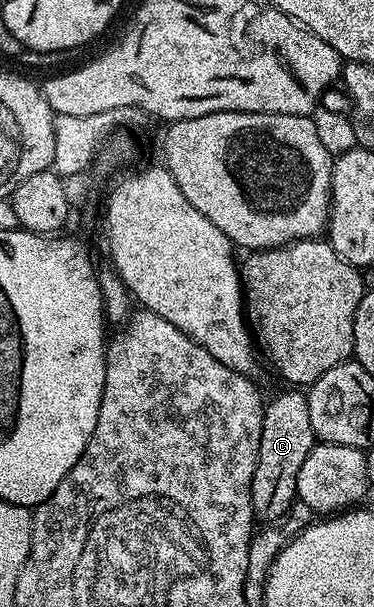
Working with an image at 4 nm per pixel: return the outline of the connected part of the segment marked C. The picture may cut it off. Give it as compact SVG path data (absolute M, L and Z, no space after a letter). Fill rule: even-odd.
M286 387L283 393L265 402L260 431L260 455L252 475L252 507L259 522L281 522L286 512L293 507L298 495L296 475L300 475L300 467L304 459L308 459L315 444L312 419L308 419L308 399L301 388Z

